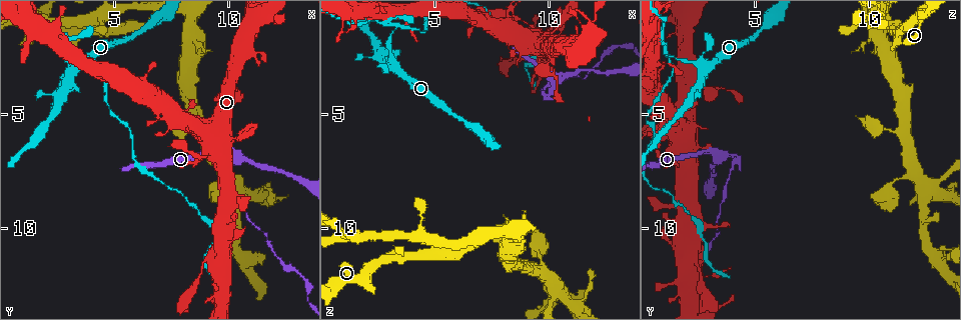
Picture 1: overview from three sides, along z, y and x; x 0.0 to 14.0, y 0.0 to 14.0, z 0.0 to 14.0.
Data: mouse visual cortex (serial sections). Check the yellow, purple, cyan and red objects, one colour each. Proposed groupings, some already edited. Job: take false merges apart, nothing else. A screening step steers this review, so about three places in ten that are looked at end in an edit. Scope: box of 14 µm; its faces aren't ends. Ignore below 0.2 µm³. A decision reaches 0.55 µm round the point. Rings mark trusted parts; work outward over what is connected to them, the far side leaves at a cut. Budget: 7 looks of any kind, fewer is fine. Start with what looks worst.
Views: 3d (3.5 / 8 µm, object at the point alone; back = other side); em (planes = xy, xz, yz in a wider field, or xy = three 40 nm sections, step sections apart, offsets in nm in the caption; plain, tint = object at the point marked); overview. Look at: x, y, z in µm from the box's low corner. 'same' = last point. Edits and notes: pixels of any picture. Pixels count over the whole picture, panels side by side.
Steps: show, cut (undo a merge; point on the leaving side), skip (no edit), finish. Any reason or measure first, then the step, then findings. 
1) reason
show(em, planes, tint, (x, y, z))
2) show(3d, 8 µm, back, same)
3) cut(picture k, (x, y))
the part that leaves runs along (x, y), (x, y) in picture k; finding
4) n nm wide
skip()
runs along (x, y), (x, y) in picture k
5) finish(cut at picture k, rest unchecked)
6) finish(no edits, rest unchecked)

a fork
show(em, xy, step 1, tint, (3.2, 2.9, 2.9))

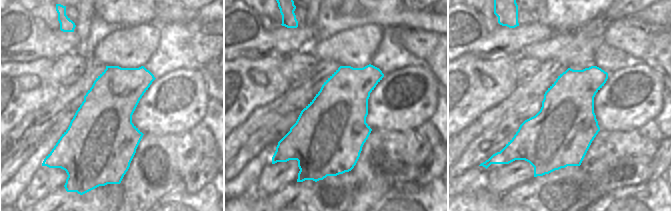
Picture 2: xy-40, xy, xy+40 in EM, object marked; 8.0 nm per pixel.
see where the arms go
show(3d, 3.5 µm, same)

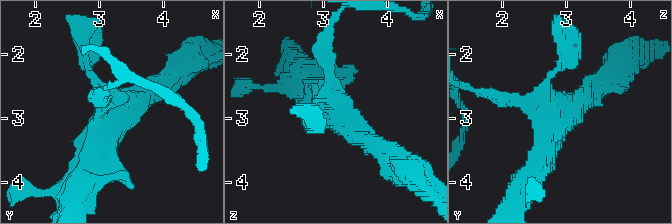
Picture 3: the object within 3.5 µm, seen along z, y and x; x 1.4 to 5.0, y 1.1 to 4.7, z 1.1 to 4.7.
cut(picture 3, (91, 95))
two cells meet here

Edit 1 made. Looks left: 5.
sharp bend
show(3d, 3.5 µm, (10.0, 7.0, 4.3))

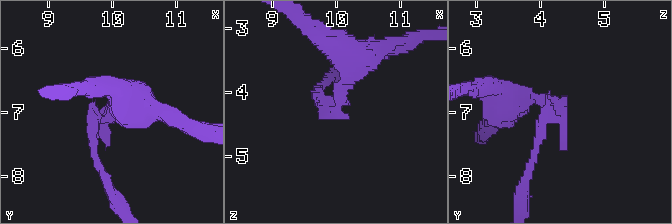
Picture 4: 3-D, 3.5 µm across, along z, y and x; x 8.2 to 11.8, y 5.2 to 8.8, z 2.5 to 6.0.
shape alone is not enough
show(em, xy, step 5, tint, (9.95, 7.00, 4.25))

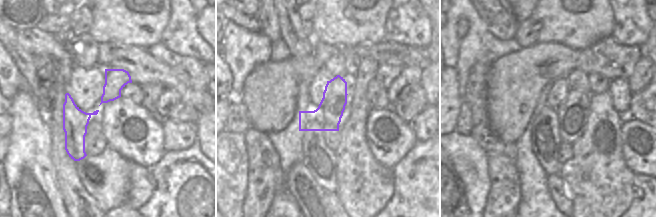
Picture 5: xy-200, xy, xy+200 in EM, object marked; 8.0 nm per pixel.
220 nm wide
cut(picture 4, (536, 148))
the part that leaves runs along (552, 117), (542, 120), (521, 196) in picture 4; a second cell is stuck on

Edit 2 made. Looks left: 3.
abrupt turn
show(3d, 3.5 µm, back, (9.6, 8.1, 11.0))

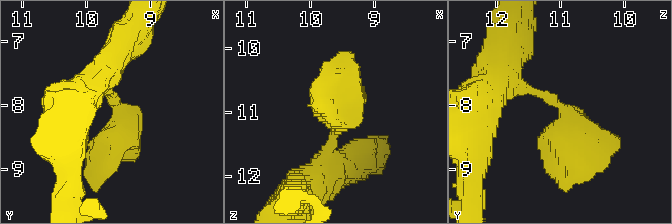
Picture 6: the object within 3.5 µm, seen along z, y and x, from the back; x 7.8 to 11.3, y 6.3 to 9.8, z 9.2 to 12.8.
now the EM
show(em, xy, step 1, tint, (9.50, 8.05, 11.00))

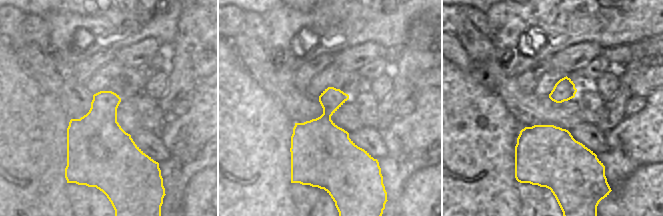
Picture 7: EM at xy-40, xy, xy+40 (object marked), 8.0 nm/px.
skip()
runs along (499, 74), (566, 114), (568, 166) in picture 6; all the same cell

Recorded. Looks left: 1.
finish(cut at picture 3, cut at picture 4, rest unchecked)

